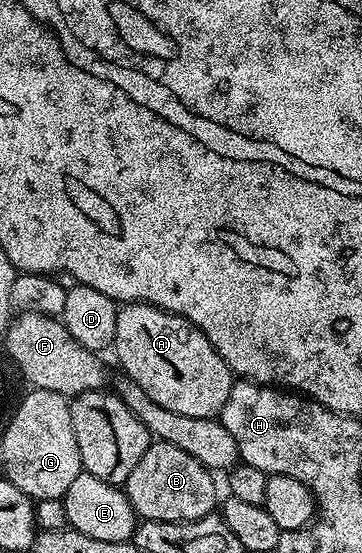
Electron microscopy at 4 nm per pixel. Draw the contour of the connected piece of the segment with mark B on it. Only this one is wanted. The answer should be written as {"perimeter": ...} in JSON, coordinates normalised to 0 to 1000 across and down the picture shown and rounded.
{"perimeter":[[[423,797],[414,799],[406,819],[395,819],[384,841],[362,848],[362,863],[351,863],[340,886],[362,906],[367,926],[378,929],[381,940],[514,946],[591,929],[605,901],[599,902],[599,873],[588,863],[594,863],[591,854],[555,839],[528,819],[508,817],[483,803]]]}

